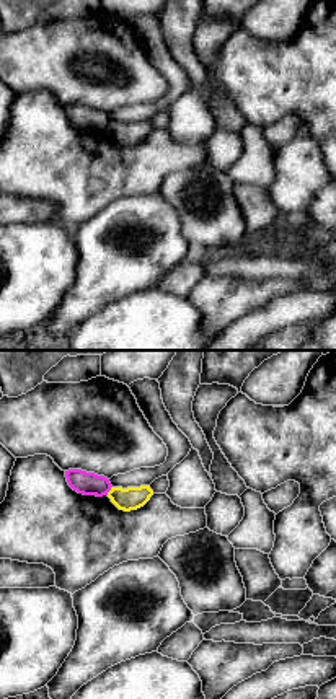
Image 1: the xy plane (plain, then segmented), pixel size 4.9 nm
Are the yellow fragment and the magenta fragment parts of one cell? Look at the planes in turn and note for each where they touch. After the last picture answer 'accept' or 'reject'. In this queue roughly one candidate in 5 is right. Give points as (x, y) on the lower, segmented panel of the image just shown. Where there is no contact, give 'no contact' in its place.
contact (110, 491)

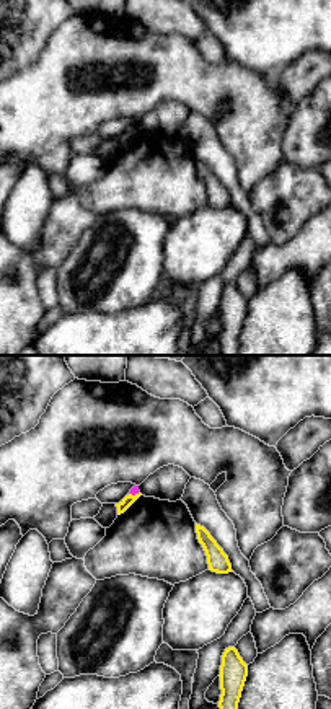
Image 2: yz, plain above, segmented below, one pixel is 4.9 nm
contact (136, 494)

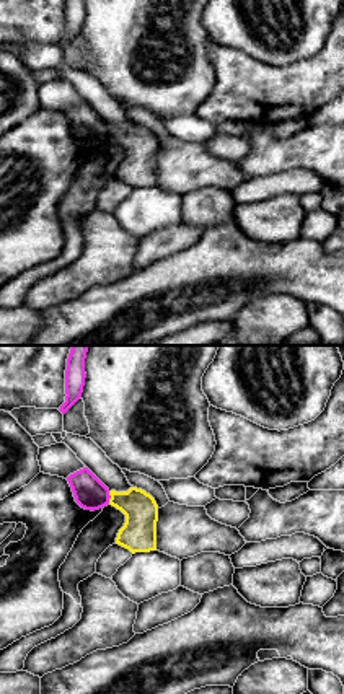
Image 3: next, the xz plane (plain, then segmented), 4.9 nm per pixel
contact (111, 497)

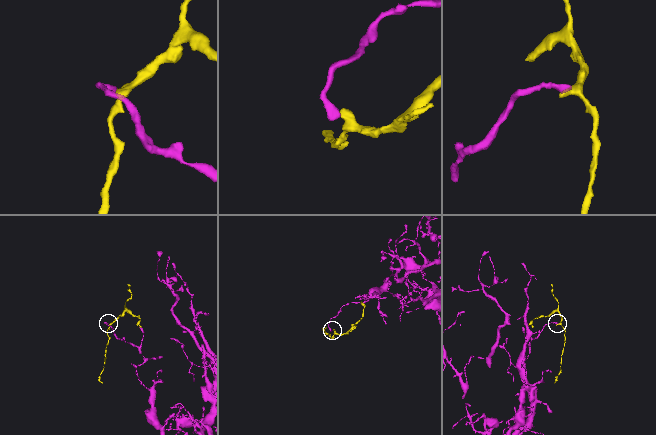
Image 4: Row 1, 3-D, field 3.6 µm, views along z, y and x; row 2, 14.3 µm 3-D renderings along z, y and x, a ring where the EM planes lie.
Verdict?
reject

